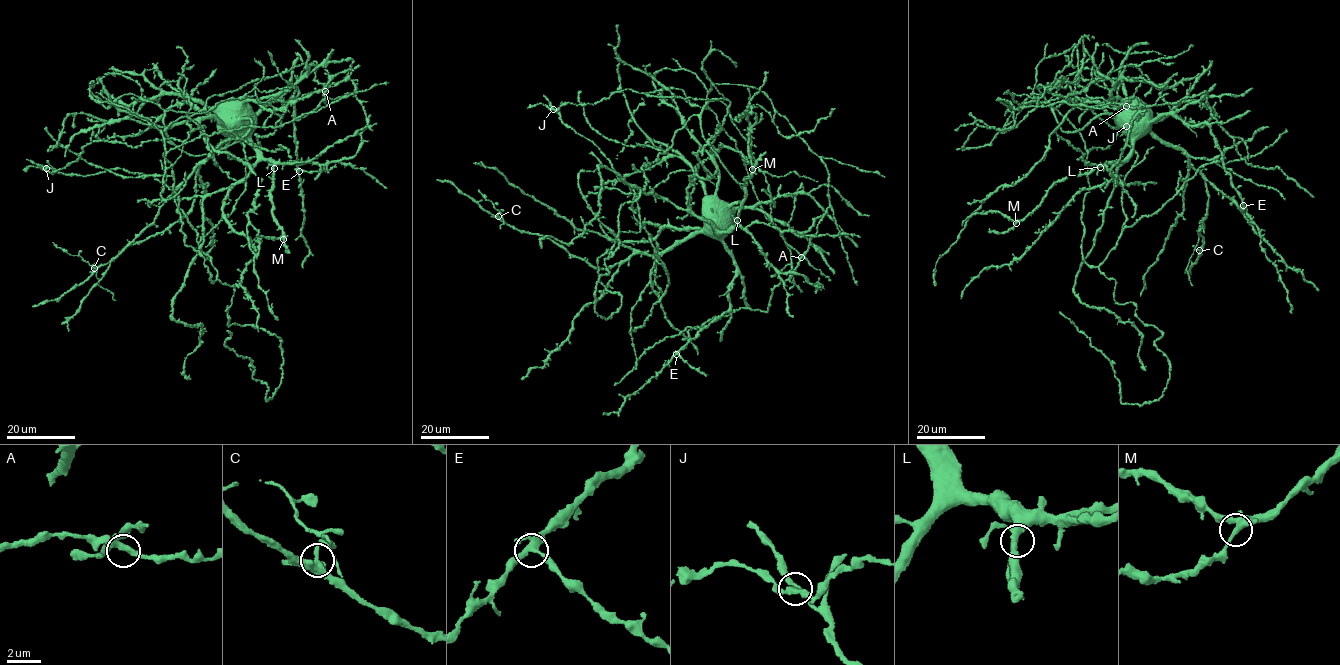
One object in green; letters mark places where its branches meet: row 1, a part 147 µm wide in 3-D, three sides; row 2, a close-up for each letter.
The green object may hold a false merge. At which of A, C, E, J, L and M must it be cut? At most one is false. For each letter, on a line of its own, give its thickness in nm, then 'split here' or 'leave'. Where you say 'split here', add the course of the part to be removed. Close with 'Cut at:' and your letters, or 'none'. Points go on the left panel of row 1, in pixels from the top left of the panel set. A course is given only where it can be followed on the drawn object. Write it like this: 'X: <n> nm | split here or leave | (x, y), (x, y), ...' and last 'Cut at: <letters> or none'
A: 320 nm | leave
C: 360 nm | split here | (94, 268), (52, 242)
E: 320 nm | leave
J: 300 nm | leave
L: 360 nm | leave
M: 360 nm | leave
Cut at: C

